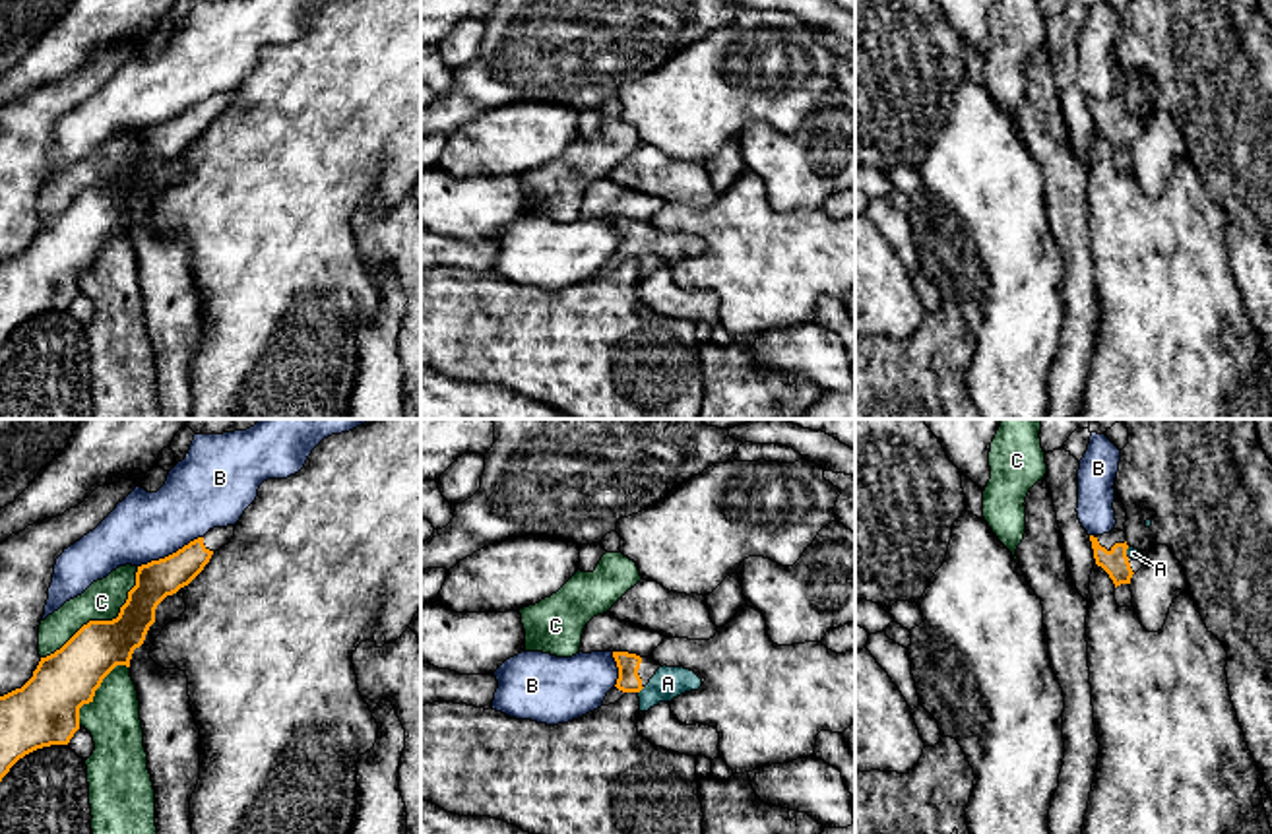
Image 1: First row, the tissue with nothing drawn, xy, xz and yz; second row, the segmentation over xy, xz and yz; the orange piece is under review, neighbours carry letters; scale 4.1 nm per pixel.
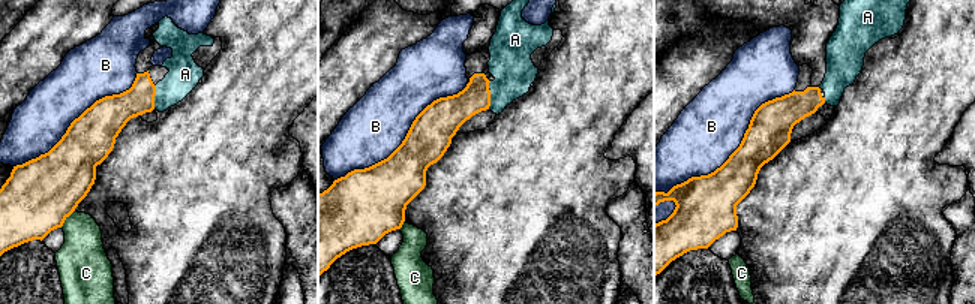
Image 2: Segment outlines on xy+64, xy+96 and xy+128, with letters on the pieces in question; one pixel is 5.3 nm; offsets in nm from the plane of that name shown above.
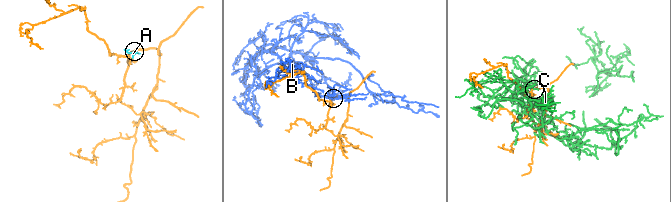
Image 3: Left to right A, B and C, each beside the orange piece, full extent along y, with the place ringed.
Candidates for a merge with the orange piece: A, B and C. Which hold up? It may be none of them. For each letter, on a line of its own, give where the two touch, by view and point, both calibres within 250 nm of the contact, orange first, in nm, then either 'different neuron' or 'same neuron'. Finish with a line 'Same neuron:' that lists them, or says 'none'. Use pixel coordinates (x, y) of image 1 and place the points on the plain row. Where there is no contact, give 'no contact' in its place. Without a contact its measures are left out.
A: contact xz (640, 255); calibres 100 and 140 nm; same neuron
B: contact xy (169, 121); calibres 160 and 280 nm; different neuron
C: contact xy (103, 187); calibres 240 and 160 nm; different neuron
Same neuron: A

